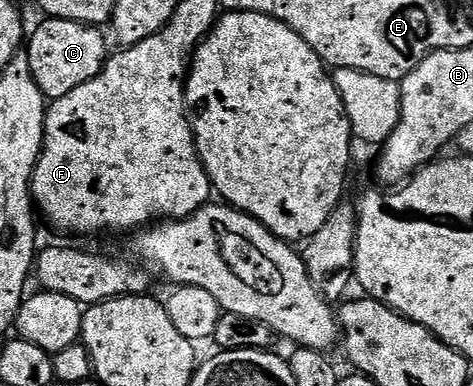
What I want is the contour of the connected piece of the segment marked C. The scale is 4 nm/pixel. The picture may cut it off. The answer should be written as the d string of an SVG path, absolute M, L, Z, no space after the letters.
M47 18L32 34L30 31L25 53L29 68L33 72L33 80L37 88L41 88L44 98L54 100L69 96L73 88L81 88L81 84L102 74L103 66L109 57L103 32L97 26L87 26L83 22L60 18Z

